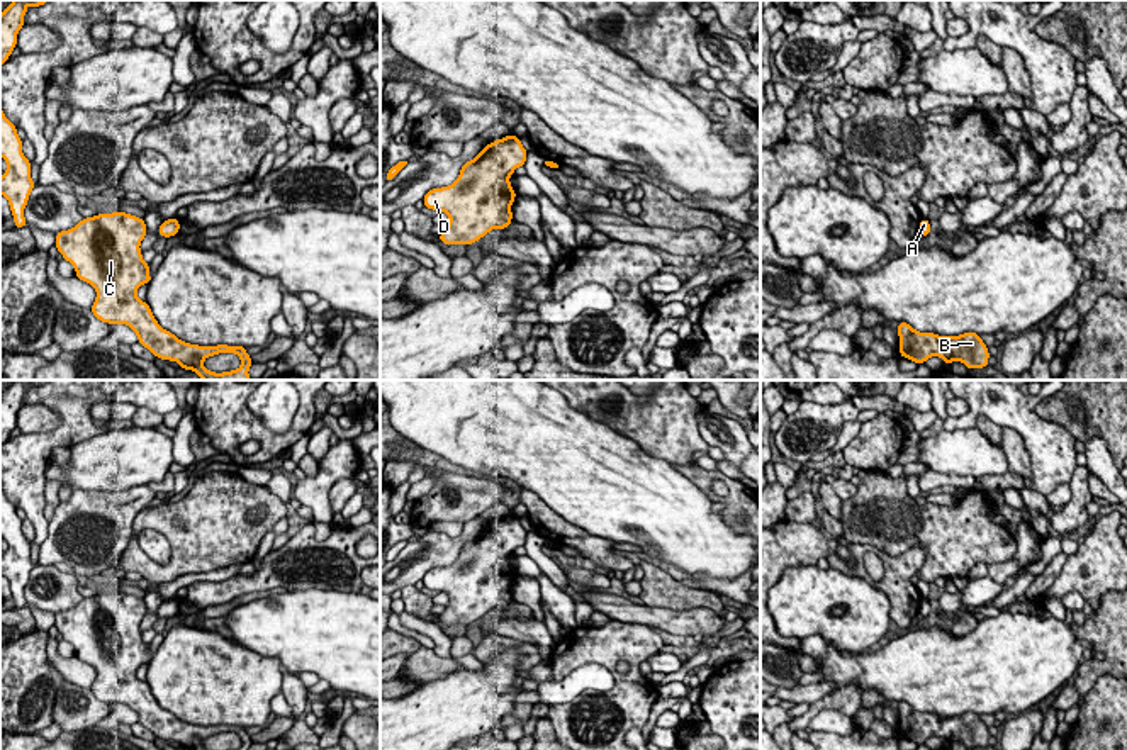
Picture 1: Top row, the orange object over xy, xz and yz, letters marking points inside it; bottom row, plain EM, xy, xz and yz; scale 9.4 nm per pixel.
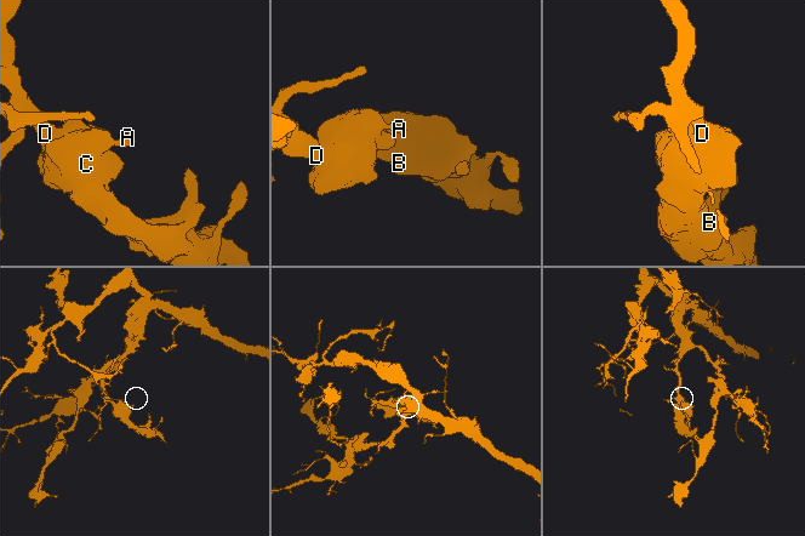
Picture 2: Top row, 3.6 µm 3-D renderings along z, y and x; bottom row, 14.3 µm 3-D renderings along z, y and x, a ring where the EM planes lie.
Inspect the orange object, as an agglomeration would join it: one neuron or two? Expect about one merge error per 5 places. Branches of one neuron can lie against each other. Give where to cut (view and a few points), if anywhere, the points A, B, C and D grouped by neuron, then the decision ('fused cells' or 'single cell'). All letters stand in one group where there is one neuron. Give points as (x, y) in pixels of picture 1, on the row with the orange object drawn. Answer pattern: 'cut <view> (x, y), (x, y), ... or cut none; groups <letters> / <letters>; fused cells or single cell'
cut none; groups A B C D; single cell

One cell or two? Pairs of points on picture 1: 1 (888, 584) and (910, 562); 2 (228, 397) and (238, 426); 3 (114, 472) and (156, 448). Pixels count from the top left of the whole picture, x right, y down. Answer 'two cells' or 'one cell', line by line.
1: one cell
2: one cell
3: one cell

